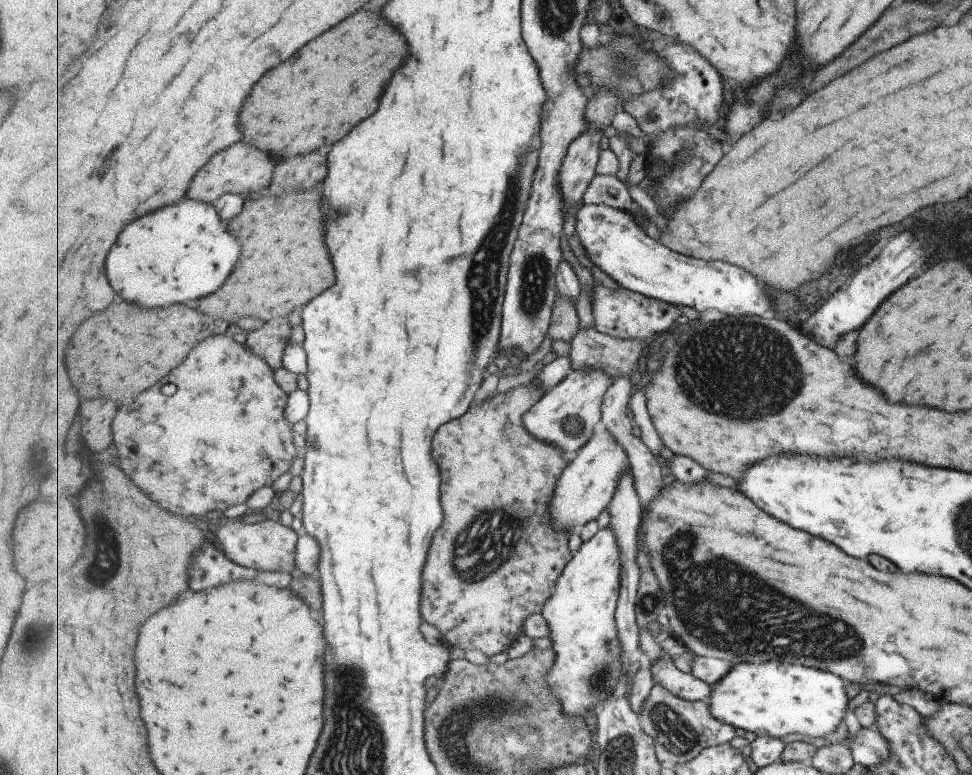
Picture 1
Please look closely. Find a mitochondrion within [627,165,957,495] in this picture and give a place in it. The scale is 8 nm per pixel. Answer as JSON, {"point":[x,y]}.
{"point":[737,383]}

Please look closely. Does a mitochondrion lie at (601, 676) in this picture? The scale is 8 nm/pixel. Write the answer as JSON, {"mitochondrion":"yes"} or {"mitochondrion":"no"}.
{"mitochondrion":"yes"}

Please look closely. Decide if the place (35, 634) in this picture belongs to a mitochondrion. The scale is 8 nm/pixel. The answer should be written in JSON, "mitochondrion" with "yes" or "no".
{"mitochondrion":"yes"}

